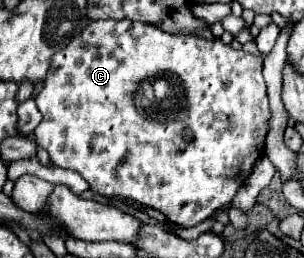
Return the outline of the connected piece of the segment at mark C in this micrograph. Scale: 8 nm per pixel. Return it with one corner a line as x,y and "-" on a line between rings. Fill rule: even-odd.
115,19
93,21
93,23
89,23
89,25
85,27
85,31
83,31
81,35
73,37
73,39
71,39
71,43
69,43
67,47
63,47
59,53
55,53
55,55
53,55
53,65
51,65
51,69
49,69
49,75
45,77
45,85
43,85
41,93
35,97
35,103
37,103
39,111
43,113
43,119
41,119
41,123
35,127
35,131
33,131
33,139
37,141
37,145
39,145
39,147
43,147
43,149
49,153
51,161
53,161
57,167
77,171
77,173
79,173
87,183
91,183
91,189
93,189
95,193
99,193
99,195
103,195
103,197
123,197
123,199
131,199
131,201
135,201
135,203
139,203
139,205
149,205
149,207
153,207
153,209
157,209
157,211
161,211
163,215
167,215
167,219
169,219
171,223
179,225
179,227
195,227
197,223
201,223
201,221
209,219
217,209
225,209
225,207
229,207
229,203
231,203
231,199
235,197
237,189
241,187
243,179
245,179
245,177
247,177
247,173
253,169
253,163
255,163
255,161
257,161
257,157
263,153
263,147
265,147
265,135
267,135
267,131
269,131
269,117
271,117
271,113
269,113
267,87
265,87
263,75
261,75
261,69
263,69
263,57
261,57
261,55
257,55
257,57
255,57
255,55
247,55
247,53
243,53
243,51
235,51
231,45
225,45
225,43
221,43
221,41
207,41
207,39
197,37
197,35
187,35
187,37
183,37
183,35
169,35
169,33
163,33
161,29
157,29
157,27
153,27
153,25
139,23
139,21
129,21
129,19
123,19
123,21
115,21
-
157,77
159,77
159,79
161,79
161,77
163,77
163,79
167,79
167,77
169,77
169,79
175,79
175,87
173,87
173,93
171,93
171,97
169,97
169,103
161,103
159,113
153,113
153,111
145,111
145,109
143,109
141,99
139,99
139,103
135,103
135,95
137,95
139,85
141,85
145,79
153,81
153,79
157,79

